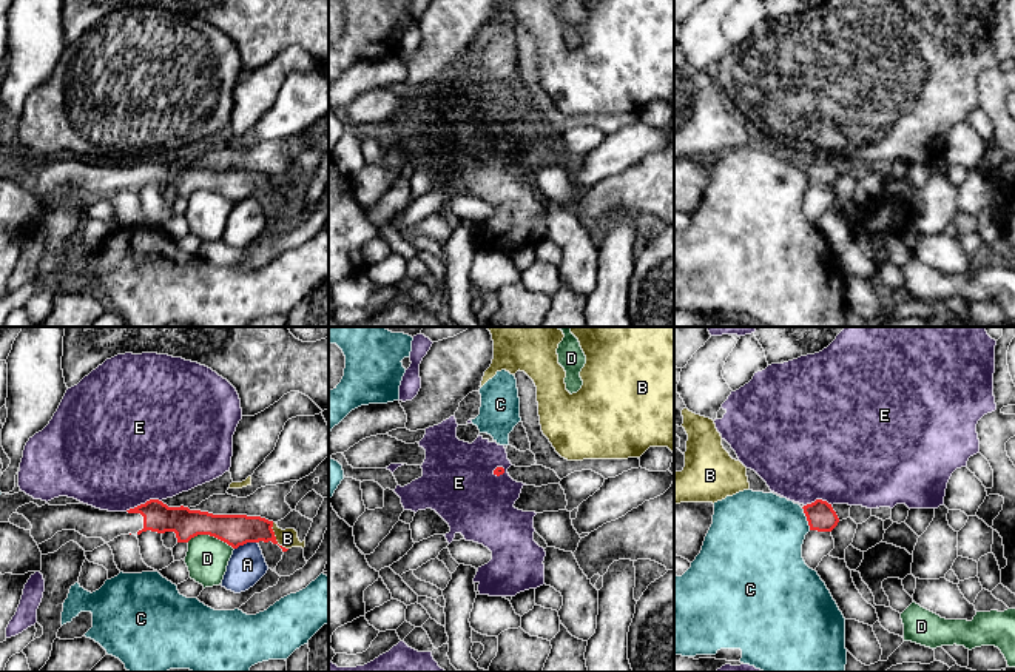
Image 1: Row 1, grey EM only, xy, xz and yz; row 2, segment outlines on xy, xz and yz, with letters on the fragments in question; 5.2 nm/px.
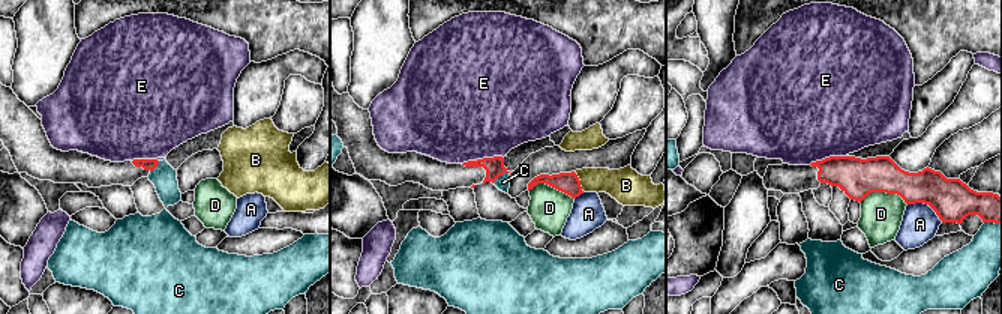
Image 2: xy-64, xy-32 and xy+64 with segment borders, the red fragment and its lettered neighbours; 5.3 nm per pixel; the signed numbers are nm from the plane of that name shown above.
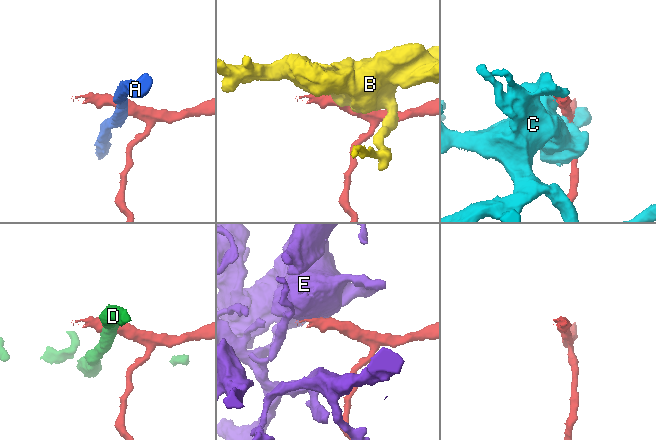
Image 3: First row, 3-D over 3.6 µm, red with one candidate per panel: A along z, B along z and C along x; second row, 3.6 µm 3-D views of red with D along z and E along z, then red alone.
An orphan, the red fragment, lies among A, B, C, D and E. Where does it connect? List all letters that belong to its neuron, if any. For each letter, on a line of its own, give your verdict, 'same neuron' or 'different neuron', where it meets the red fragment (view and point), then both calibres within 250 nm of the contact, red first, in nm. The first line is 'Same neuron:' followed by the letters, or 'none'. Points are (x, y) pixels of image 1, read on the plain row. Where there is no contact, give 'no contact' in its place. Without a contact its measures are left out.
Same neuron: none
A: different neuron; contact xy (246, 198); calibres 160 and 190 nm
B: different neuron; contact xy (275, 193); calibres 160 and 100 nm
C: different neuron; contact yz (807, 173); calibres 150 and 420 nm
D: different neuron; contact xy (210, 190); calibres 160 and 220 nm
E: different neuron; contact xy (142, 159); calibres 160 and 480 nm

